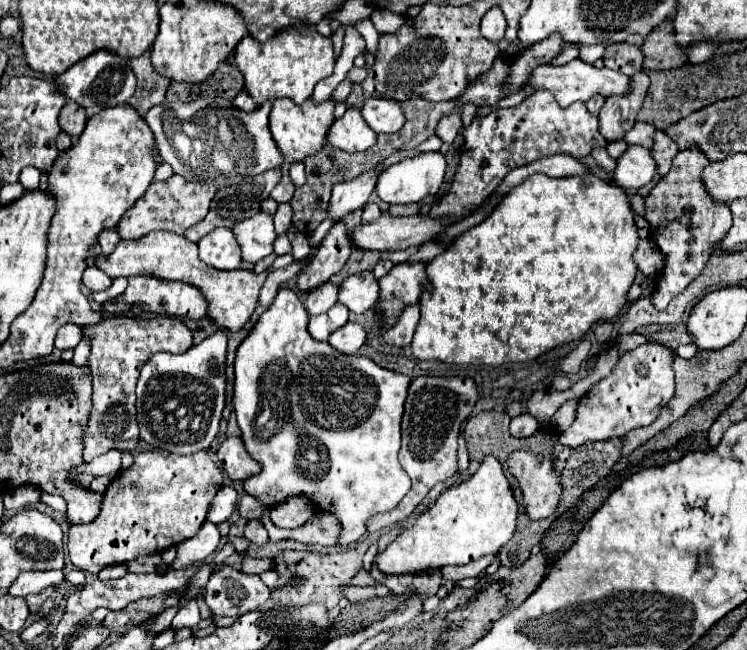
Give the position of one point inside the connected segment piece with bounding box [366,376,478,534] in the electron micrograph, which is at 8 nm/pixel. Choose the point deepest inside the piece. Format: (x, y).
(436, 406)

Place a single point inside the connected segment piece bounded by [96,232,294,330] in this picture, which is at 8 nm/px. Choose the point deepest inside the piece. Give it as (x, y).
(232, 295)

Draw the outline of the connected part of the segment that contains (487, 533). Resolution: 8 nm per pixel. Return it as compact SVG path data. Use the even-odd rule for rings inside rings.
M486 456L474 476L444 490L432 508L406 528L380 556L376 566L388 574L424 572L448 564L468 564L486 554L496 554L514 536L518 502L496 456Z

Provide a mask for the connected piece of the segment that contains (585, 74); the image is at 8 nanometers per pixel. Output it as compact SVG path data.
M580 58L564 64L564 66L554 66L554 64L544 64L544 66L536 66L532 68L528 80L524 82L524 86L530 86L532 90L548 90L556 96L560 106L570 106L574 102L586 102L588 98L592 98L594 94L602 94L602 96L614 96L614 94L626 94L628 92L628 76L616 72L616 70L608 70L608 68L594 68L592 64L582 62Z

